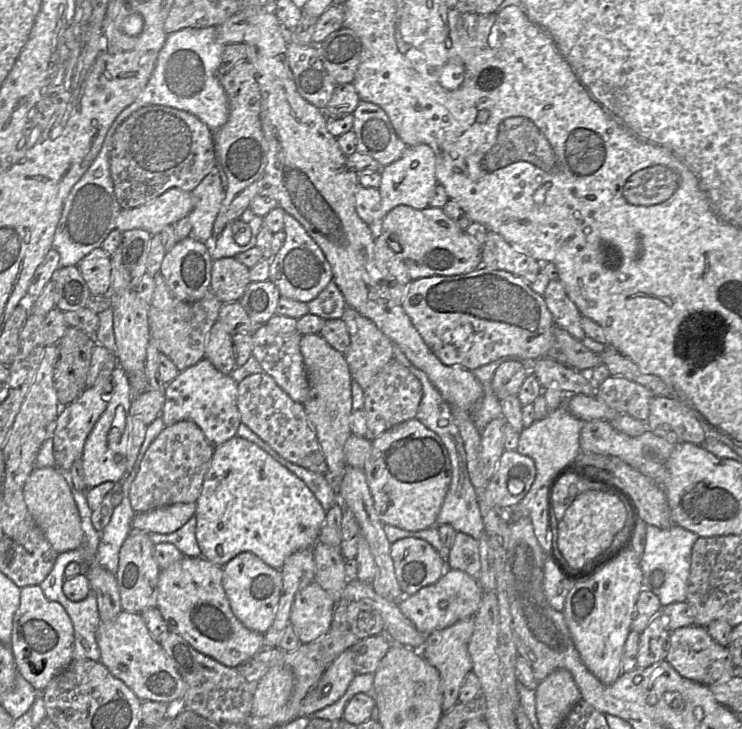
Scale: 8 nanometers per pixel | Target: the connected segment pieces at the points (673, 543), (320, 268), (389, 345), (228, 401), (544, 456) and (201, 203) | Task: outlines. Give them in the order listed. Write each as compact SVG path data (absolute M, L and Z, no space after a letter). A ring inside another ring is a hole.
M653 525L646 527L646 542L644 553L640 560L643 573L642 589L652 591L660 599L662 607L672 603L687 601L688 580L692 563L692 551L699 535L681 526L673 525L668 529L661 529ZM656 569L665 572L665 582L655 588L650 583L650 575Z
M285 212L285 242L270 260L269 279L284 298L308 303L333 280L332 268L323 251L293 216Z
M351 307L345 308L341 319L350 336L345 359L351 377L365 390L380 370L394 359L393 343L373 321Z
M203 358L198 363L180 371L177 377L165 386L165 401L162 419L166 426L182 420L196 423L208 441L218 447L237 435L241 416L237 407L237 386L228 374L218 371L212 363Z
M566 401L560 407L541 420L536 420L520 433L519 443L516 451L522 455L530 457L536 467L535 480L526 494L526 496L514 507L508 511L508 521L519 520L528 517L530 512L530 503L537 492L542 487L548 487L551 480L581 452L580 433L584 421L574 417L566 408Z
M215 166L191 192L193 209L188 218L191 223L191 236L206 244L214 241L213 225L225 198L223 188Z

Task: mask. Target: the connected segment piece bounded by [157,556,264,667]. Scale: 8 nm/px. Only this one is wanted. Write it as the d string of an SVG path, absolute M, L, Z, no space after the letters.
M184 556L160 571L157 608L168 630L227 667L242 664L264 648L263 634L248 629L233 614L223 587L223 566L204 557Z

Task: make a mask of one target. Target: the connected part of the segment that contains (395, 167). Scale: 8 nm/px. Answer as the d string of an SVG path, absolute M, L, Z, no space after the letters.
M427 144L407 146L407 149L397 161L382 167L380 175L381 184L378 189L381 196L381 205L375 214L376 231L386 214L398 205L407 205L418 210L429 207L438 184L435 154Z

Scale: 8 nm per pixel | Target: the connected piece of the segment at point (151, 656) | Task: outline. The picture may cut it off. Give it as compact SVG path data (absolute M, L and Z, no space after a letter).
M122 610L113 620L101 621L96 631L96 641L100 662L129 687L139 700L167 704L182 700L186 691L185 683L162 646L151 636L139 613Z

